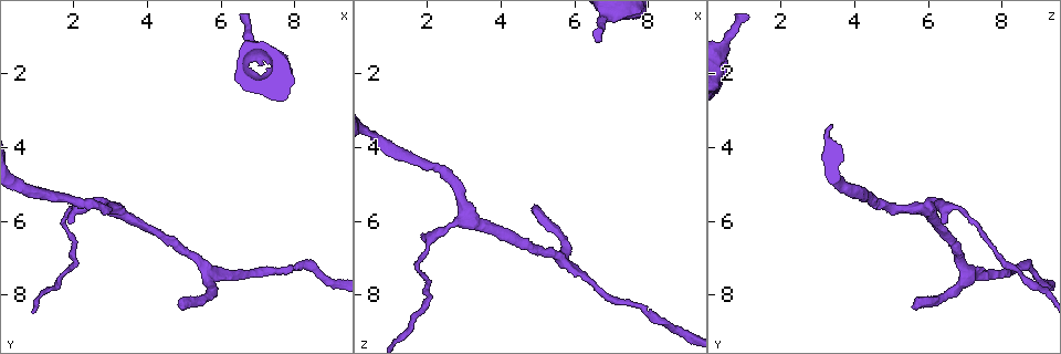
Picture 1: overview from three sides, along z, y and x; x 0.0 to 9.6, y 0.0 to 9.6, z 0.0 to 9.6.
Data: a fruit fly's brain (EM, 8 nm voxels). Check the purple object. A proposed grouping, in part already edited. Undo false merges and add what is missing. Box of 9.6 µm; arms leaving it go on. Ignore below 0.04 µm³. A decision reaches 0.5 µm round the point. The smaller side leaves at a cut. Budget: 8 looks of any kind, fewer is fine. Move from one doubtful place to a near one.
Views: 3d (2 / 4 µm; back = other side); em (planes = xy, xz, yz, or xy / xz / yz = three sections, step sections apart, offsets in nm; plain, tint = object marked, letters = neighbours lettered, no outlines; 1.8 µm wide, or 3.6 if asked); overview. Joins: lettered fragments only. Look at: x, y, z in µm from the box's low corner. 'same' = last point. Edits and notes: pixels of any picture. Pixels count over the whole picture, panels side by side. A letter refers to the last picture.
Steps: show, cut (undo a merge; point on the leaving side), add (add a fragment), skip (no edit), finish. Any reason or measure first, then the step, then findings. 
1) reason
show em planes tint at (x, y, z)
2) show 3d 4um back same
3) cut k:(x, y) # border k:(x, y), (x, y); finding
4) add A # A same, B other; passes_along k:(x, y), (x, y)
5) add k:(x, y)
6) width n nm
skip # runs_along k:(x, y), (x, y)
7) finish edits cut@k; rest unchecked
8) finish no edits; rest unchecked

an open end
show em xy step 16 letters at (1.90, 6.05, 6.40)

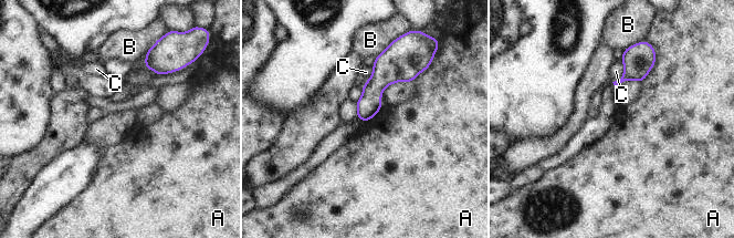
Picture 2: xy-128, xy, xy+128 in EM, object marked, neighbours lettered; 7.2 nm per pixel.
longest_contact A 220 nm
skip # A other, B other, C other; border 2:(656, 57), (656, 63), (641, 82); none of them fits

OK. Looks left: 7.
three arms meet
show 3d 4um at (5.65, 7.35, 7.05)

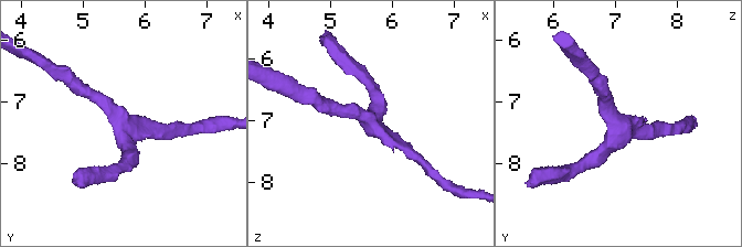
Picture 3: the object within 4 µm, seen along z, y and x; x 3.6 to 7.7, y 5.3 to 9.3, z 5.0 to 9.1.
arms 3; arm_widths 190, 220, 240 nm; now the EM
show em planes plain at (5.65, 7.35, 7.05)

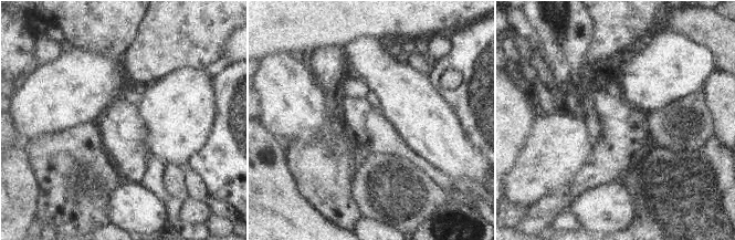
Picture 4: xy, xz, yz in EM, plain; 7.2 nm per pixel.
see the neighbours
show em planes letters same

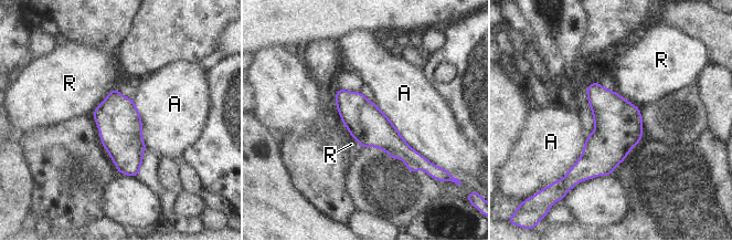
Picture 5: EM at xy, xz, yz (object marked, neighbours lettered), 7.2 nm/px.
skip # A other, R other; runs_along 5:(339, 92), (396, 147), (416, 159); all the same neuron

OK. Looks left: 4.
branch stops here
show em planes letters at (4.90, 8.30, 5.60)

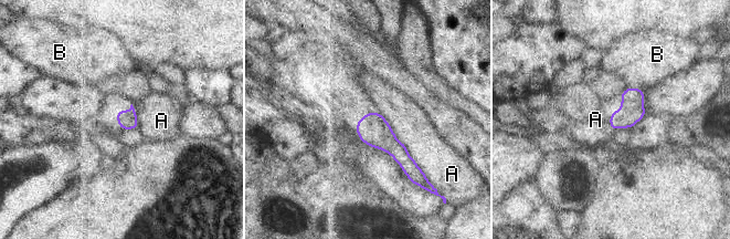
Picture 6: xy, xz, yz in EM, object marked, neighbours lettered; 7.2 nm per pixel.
skip # A other, B other; border 6:(360, 117), (378, 112), (422, 172); no lettered fragment goes on from it

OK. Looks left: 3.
finish no edits; rest unchecked

